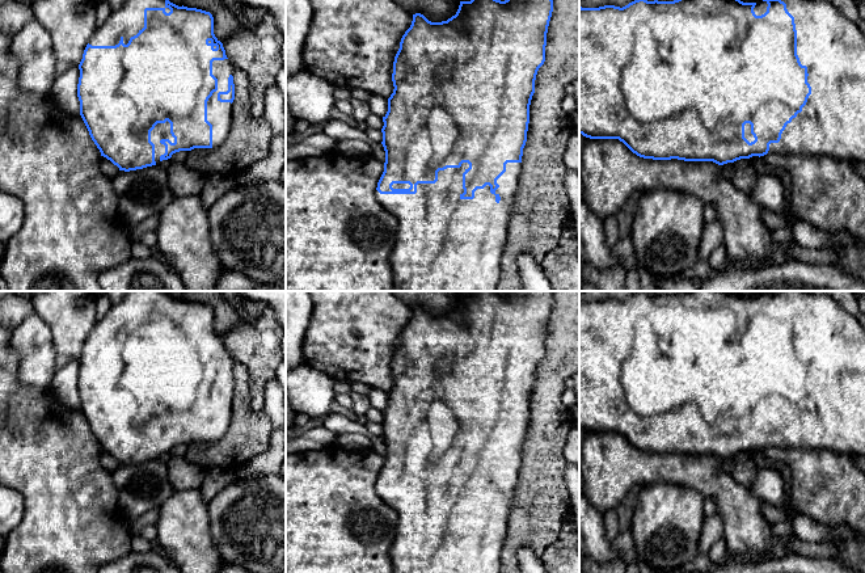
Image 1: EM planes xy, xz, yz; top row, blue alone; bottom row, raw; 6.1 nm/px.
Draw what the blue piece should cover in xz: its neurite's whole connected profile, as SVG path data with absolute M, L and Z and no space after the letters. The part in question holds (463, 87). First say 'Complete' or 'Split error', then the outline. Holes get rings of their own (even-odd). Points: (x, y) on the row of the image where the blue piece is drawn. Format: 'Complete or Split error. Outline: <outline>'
Split error. Outline: M471 0L460 1L455 16L431 22L423 14L413 14L410 28L401 38L393 62L393 93L383 117L384 172L377 182L379 203L397 219L397 233L389 256L394 291L495 291L501 278L501 258L507 240L507 226L522 172L523 148L527 142L529 105L535 93L539 68L545 62L545 46L553 0Z

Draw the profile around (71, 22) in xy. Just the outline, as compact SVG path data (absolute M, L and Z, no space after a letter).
M37 0L34 18L51 34L56 62L79 66L97 28L93 0Z

